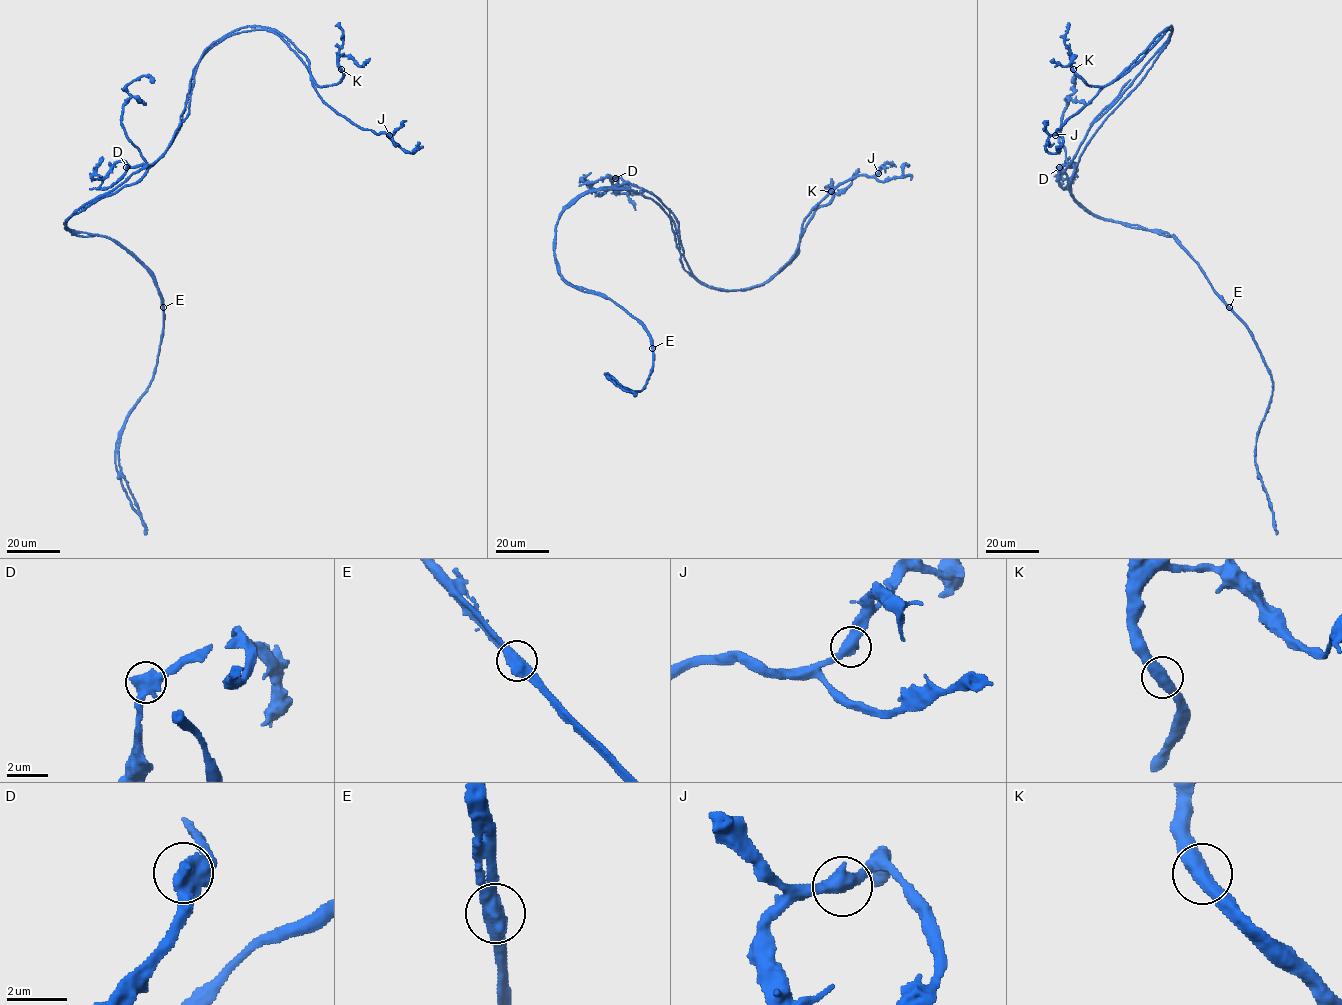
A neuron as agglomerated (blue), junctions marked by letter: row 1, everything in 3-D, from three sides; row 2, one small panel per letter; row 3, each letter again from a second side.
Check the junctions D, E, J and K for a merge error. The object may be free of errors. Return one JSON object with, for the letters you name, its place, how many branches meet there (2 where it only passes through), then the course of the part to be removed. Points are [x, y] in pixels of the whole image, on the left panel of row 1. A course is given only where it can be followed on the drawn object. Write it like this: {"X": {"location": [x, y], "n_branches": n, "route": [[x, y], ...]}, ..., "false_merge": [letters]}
{"E": {"location": [163, 307], "n_branches": 2, "route": [[163, 307], [125, 249], [65, 227], [160, 156], [214, 46], [277, 34], [340, 115], [410, 152], [419, 142]]}, "false_merge": ["E"]}

